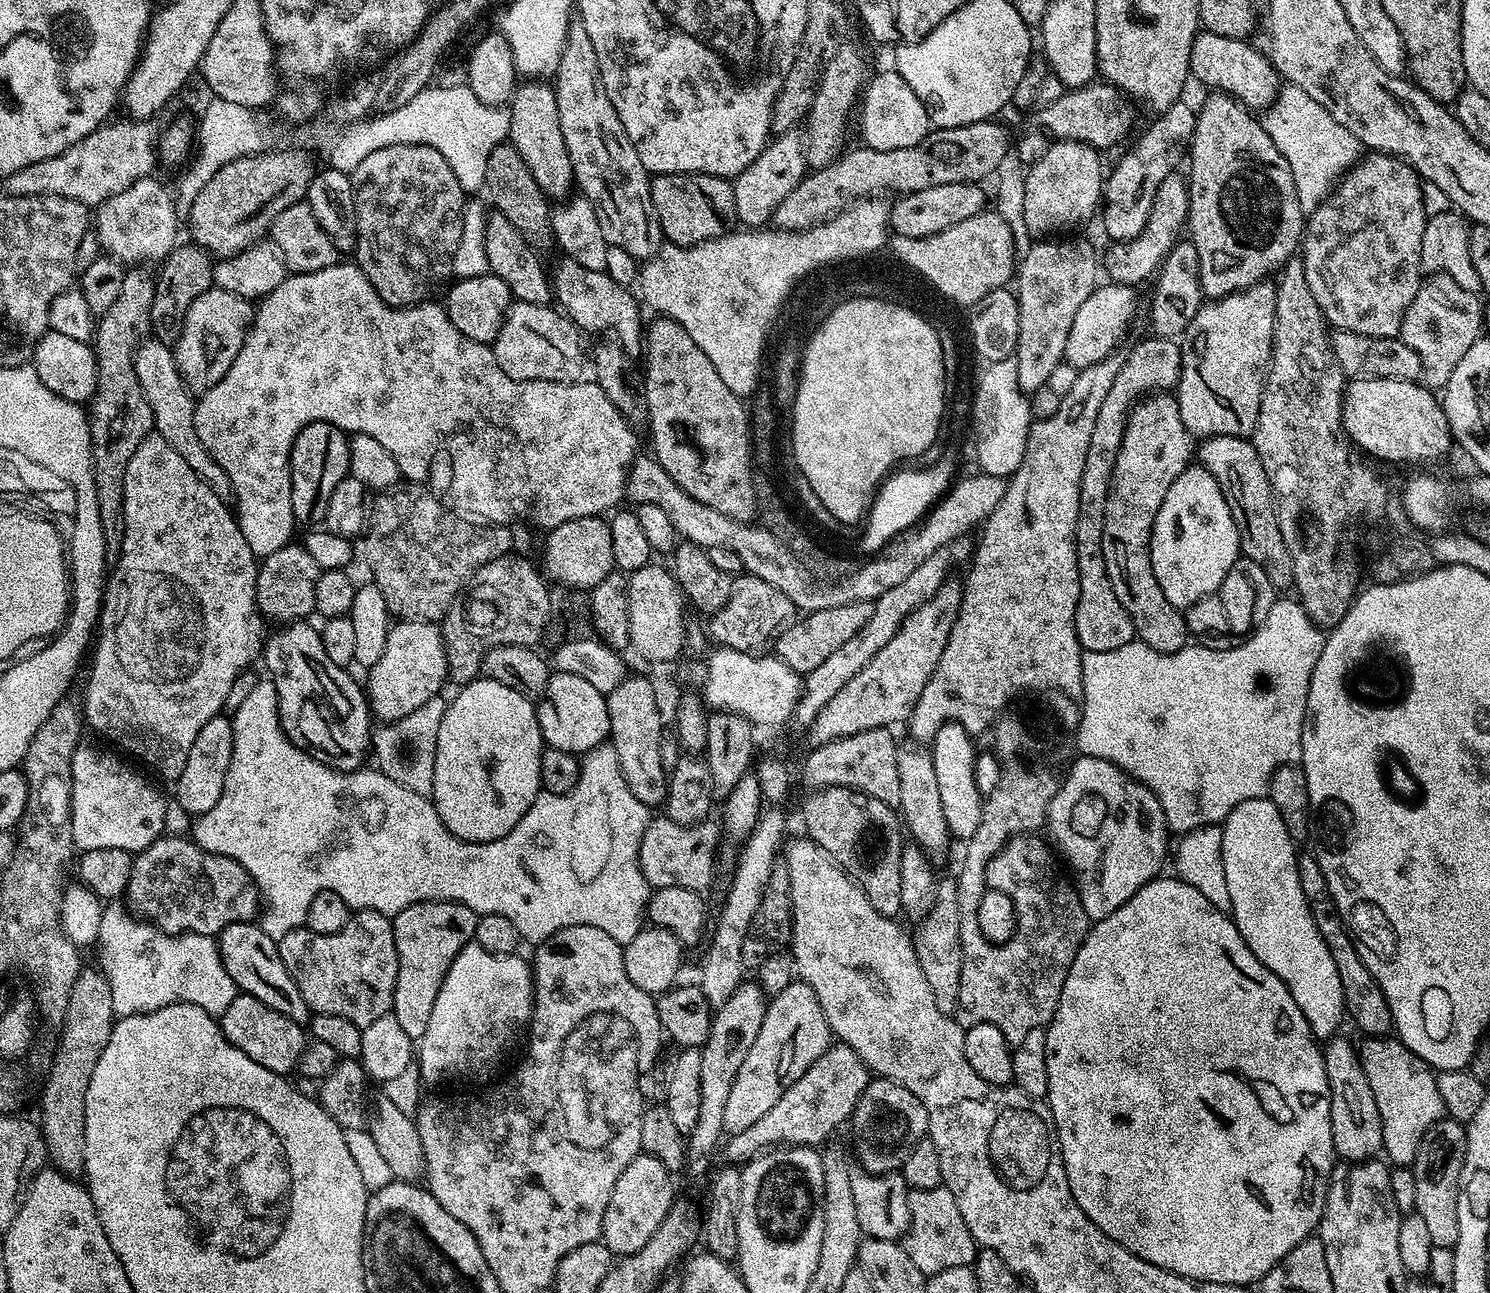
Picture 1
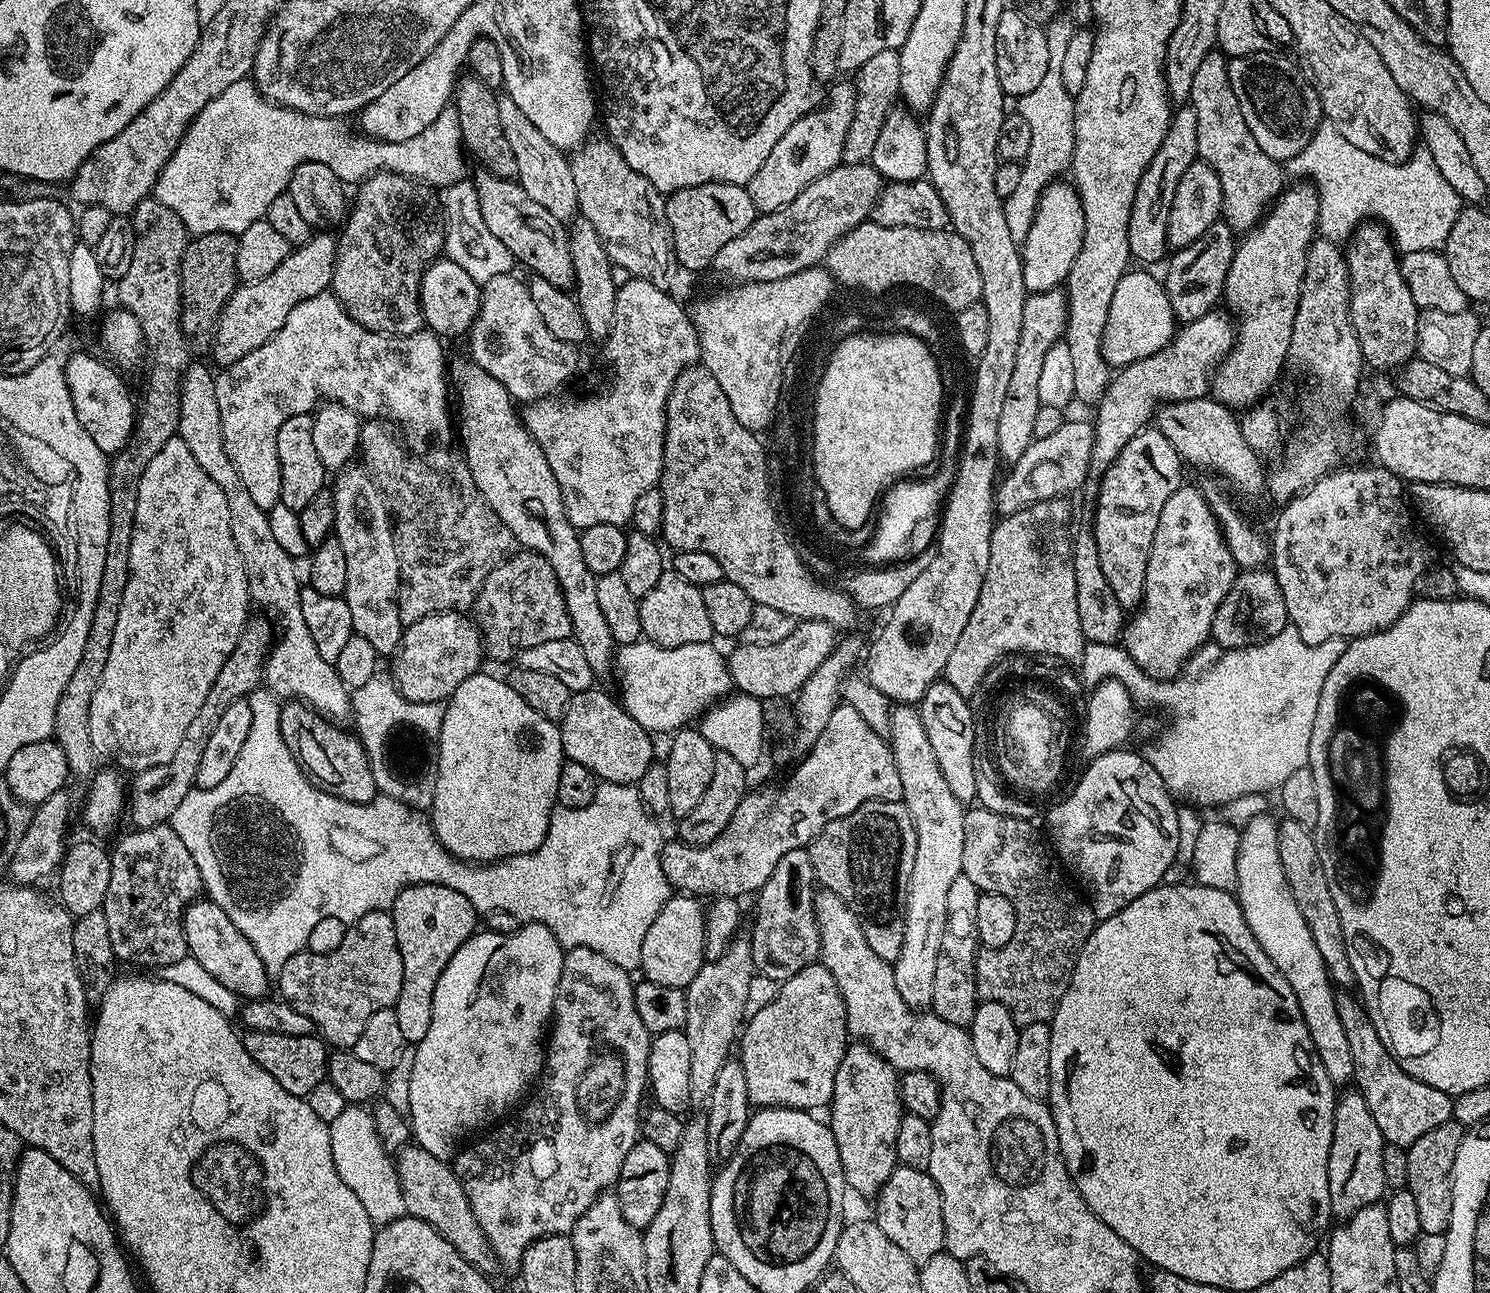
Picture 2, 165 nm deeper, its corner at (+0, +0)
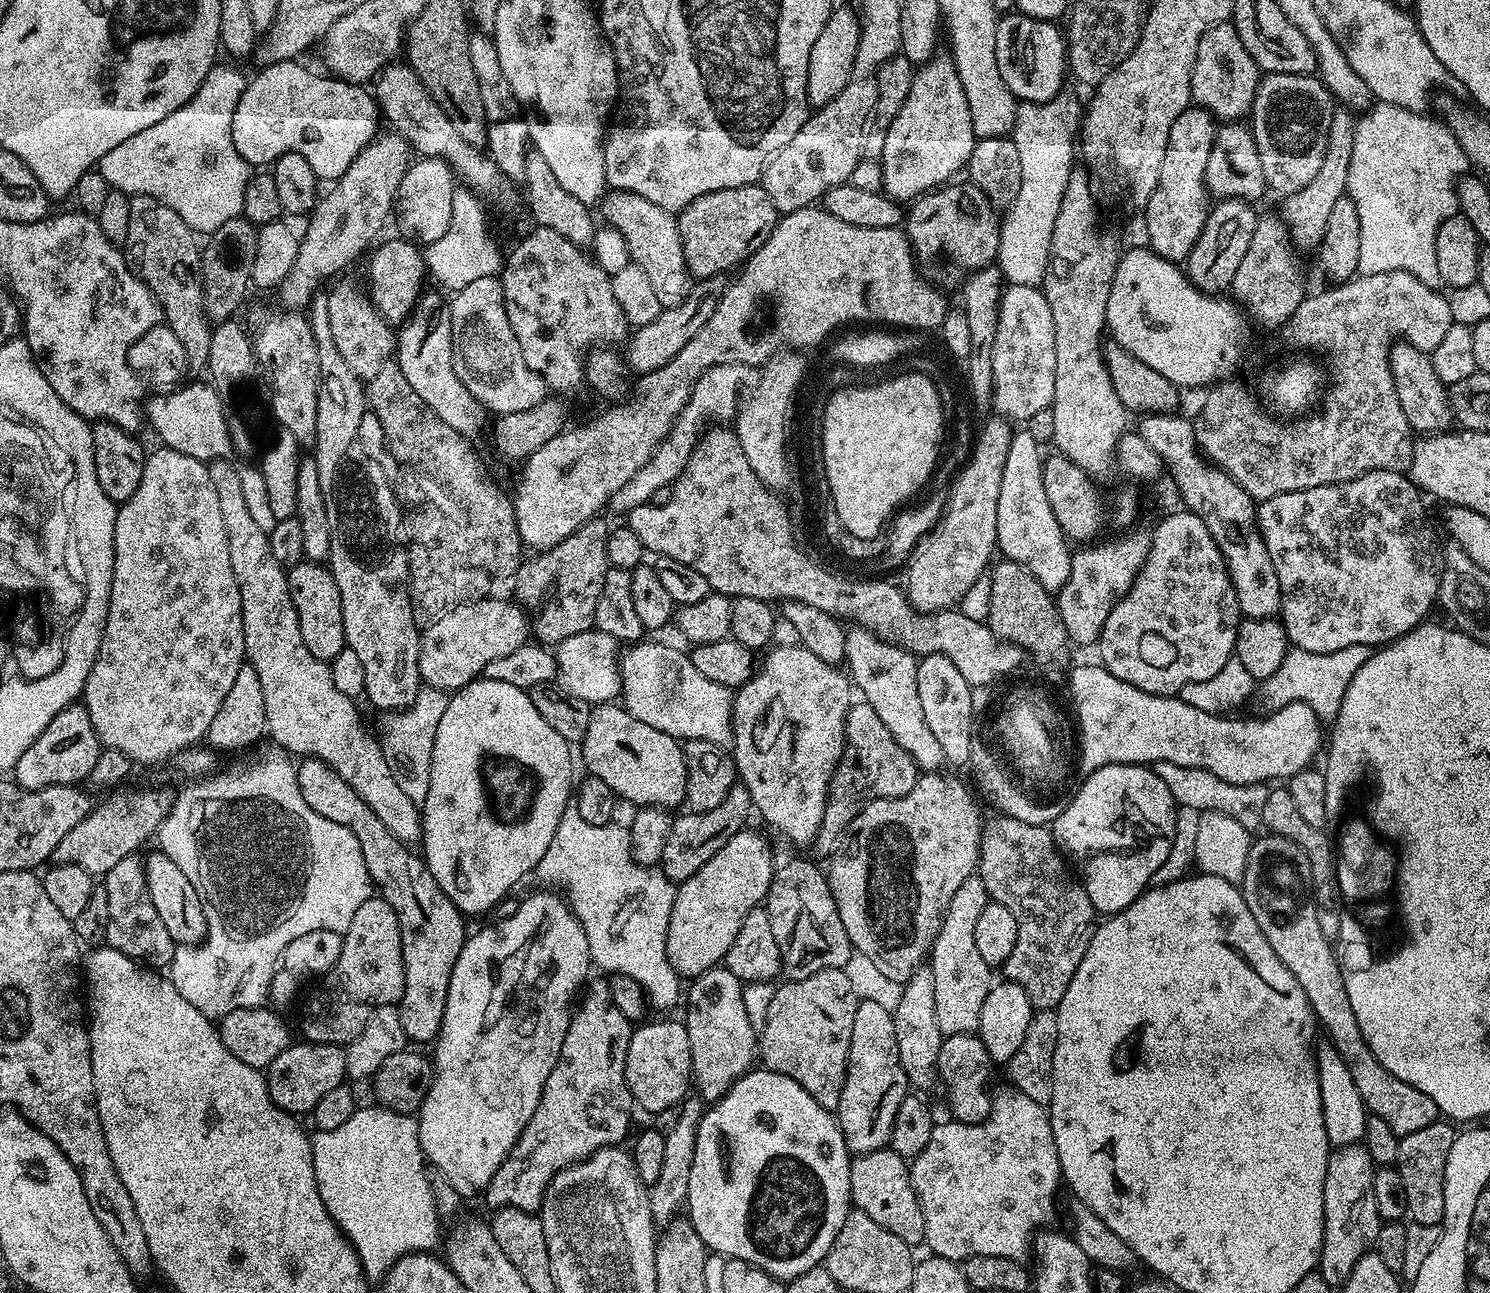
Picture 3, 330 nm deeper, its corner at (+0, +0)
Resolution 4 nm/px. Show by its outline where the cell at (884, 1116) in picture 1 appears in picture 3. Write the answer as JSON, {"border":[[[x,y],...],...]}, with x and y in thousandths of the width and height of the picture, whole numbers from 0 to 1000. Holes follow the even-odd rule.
{"border":[[[649,798],[632,804],[628,828],[630,838],[632,841],[634,838],[634,845],[636,847],[636,857],[639,859],[638,863],[640,867],[658,869],[665,863],[666,845],[663,845],[663,838],[666,835],[666,826],[667,821],[657,800]]]}

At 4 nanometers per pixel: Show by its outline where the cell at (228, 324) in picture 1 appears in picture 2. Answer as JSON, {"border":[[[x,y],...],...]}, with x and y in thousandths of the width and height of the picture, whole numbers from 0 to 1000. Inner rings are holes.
{"border":[[[217,178],[213,179],[204,189],[198,189],[194,194],[192,203],[189,203],[184,212],[179,212],[179,215],[175,217],[162,219],[152,234],[145,250],[142,278],[145,278],[146,282],[152,283],[160,280],[160,277],[165,277],[168,271],[173,271],[173,268],[181,265],[181,261],[189,255],[195,240],[197,240],[200,234],[205,234],[205,230],[221,225],[226,202],[226,187],[225,182]]]}

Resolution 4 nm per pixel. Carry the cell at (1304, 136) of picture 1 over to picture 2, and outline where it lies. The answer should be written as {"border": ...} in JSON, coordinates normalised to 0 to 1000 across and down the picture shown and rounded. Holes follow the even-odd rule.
{"border":[[[887,94],[883,103],[877,110],[877,113],[866,125],[866,130],[870,133],[870,137],[877,138],[883,143],[885,150],[885,169],[883,176],[885,182],[889,186],[901,189],[913,172],[920,169],[930,174],[934,183],[934,188],[940,196],[949,193],[968,193],[970,184],[973,181],[973,175],[976,175],[976,169],[979,169],[981,155],[980,151],[970,141],[968,135],[965,135],[965,128],[962,128],[962,122],[960,122],[958,114],[953,113],[948,117],[944,125],[941,127],[930,125],[922,119],[917,119],[917,116],[911,116],[907,110],[903,110],[895,97]]]}

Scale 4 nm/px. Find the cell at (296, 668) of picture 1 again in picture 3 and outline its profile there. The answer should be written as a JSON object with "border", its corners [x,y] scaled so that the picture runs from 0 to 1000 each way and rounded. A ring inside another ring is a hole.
{"border":[[[209,586],[202,587],[199,591],[199,600],[205,623],[216,630],[216,633],[232,639],[232,642],[240,648],[252,689],[262,698],[264,707],[267,707],[271,742],[271,768],[267,779],[272,805],[292,805],[297,794],[297,784],[299,784],[302,753],[305,753],[305,744],[307,744],[307,738],[313,726],[311,706],[299,695],[284,664],[280,660],[279,662],[274,654],[264,648],[254,630],[251,630],[251,626],[248,626],[248,623],[246,623],[246,620],[243,620],[239,612],[220,591]]]}

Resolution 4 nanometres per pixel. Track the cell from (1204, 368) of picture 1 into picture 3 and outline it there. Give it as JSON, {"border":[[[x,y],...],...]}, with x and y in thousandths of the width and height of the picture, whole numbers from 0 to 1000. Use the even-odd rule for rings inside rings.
{"border":[[[897,83],[894,87],[893,94],[893,107],[890,107],[890,122],[885,135],[882,135],[882,141],[874,144],[874,147],[867,148],[861,152],[862,159],[858,161],[858,166],[867,182],[867,188],[873,196],[885,193],[887,181],[890,181],[890,172],[895,160],[895,156],[901,153],[905,148],[905,135],[906,135],[906,118],[909,116],[909,101],[911,90],[908,84]]]}

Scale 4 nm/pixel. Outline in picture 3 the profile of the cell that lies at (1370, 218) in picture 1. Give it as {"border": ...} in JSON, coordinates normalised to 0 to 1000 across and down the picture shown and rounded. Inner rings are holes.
{"border":[[[938,265],[932,271],[932,279],[933,289],[936,292],[936,302],[938,305],[941,320],[944,320],[946,332],[950,336],[972,333],[975,330],[976,323],[972,310],[972,300],[968,292],[965,292],[965,286],[962,286],[960,275],[952,271],[948,266]]]}

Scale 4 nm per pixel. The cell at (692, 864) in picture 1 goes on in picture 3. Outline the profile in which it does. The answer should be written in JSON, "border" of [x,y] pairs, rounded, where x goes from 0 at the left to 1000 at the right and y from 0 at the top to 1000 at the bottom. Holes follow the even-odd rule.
{"border":[[[579,543],[572,544],[568,552],[566,562],[566,582],[556,609],[556,619],[552,633],[550,644],[548,646],[546,657],[551,664],[558,662],[570,636],[585,619],[603,617],[613,608],[616,595],[605,577],[600,574],[600,568],[595,565],[592,555],[587,552],[587,546]]]}

